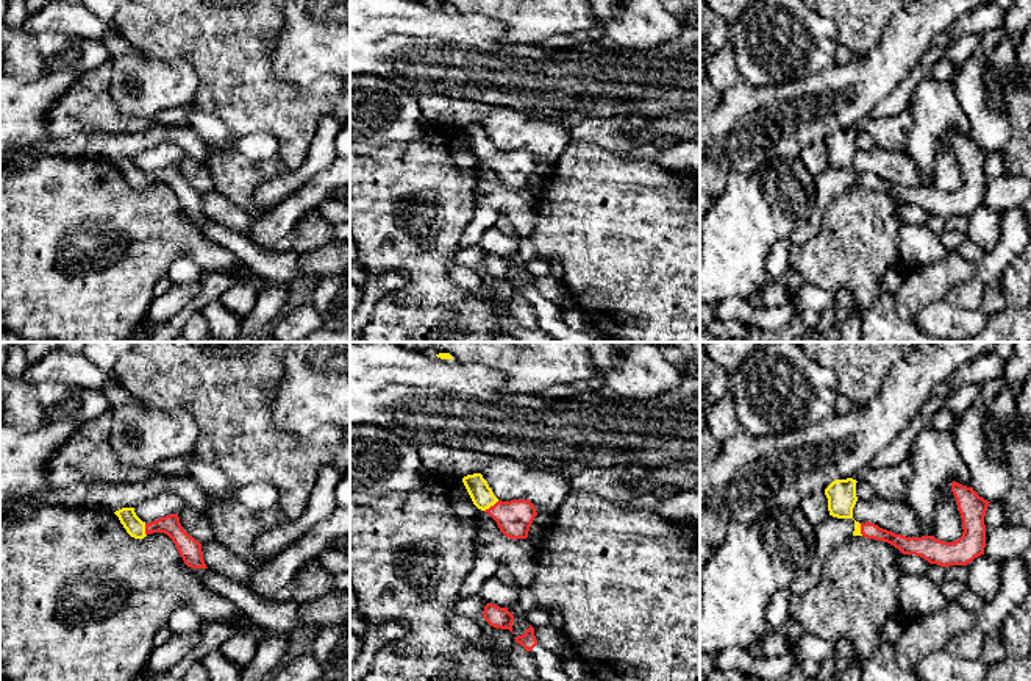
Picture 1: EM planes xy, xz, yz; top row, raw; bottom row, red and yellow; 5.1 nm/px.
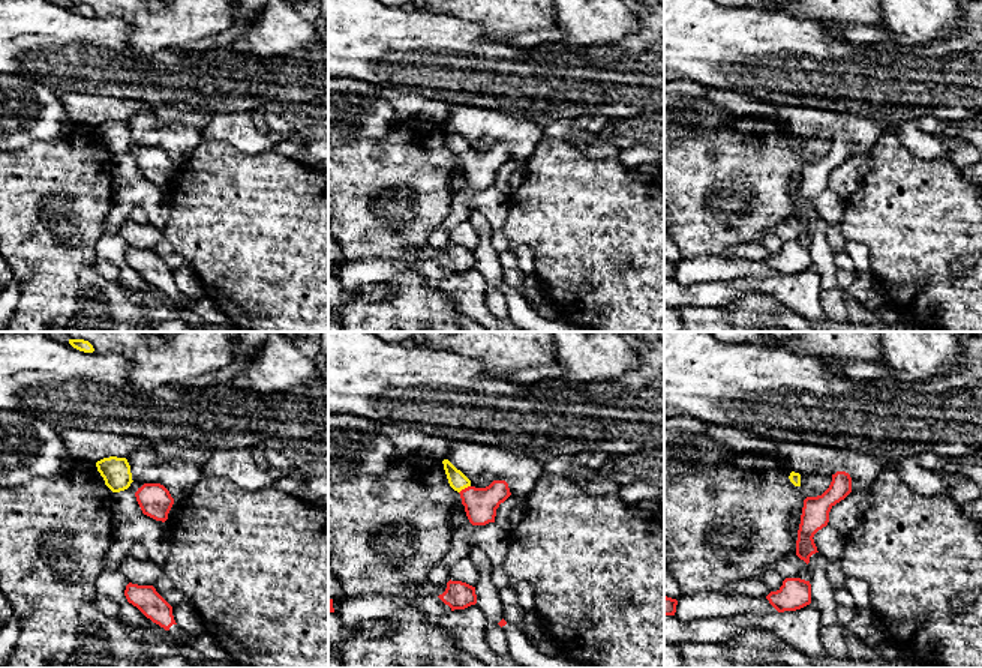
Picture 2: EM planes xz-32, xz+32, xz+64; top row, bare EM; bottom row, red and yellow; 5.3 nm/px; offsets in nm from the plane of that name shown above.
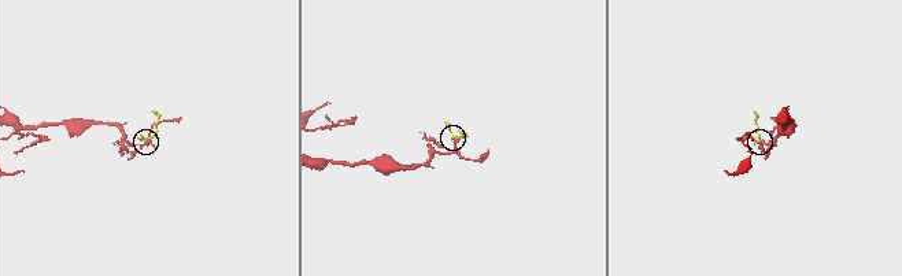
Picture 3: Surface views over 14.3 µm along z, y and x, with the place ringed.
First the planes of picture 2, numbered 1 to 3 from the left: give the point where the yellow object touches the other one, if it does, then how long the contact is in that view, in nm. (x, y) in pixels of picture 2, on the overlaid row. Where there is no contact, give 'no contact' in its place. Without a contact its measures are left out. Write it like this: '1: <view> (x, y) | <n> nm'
1: no contact
2: xz+32 (465, 488) | 80 nm
3: no contact

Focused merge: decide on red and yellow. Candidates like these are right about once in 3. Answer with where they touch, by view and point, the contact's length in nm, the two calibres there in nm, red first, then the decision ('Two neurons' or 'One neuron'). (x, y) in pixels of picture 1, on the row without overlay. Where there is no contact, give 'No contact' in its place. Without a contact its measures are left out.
Touches red at xz (491, 156). Shared border 100 nm. Thickness 180 nm (red) against 120 nm. One neuron

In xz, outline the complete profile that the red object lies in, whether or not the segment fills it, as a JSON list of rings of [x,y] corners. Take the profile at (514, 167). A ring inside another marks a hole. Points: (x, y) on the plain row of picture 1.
[[[481,123],[467,125],[462,133],[473,155],[487,162],[509,189],[526,189],[530,176],[537,166],[530,150],[498,150]]]

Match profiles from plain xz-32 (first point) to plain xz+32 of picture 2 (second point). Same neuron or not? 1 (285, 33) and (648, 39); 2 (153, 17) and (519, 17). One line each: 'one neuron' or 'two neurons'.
1: two neurons
2: one neuron

